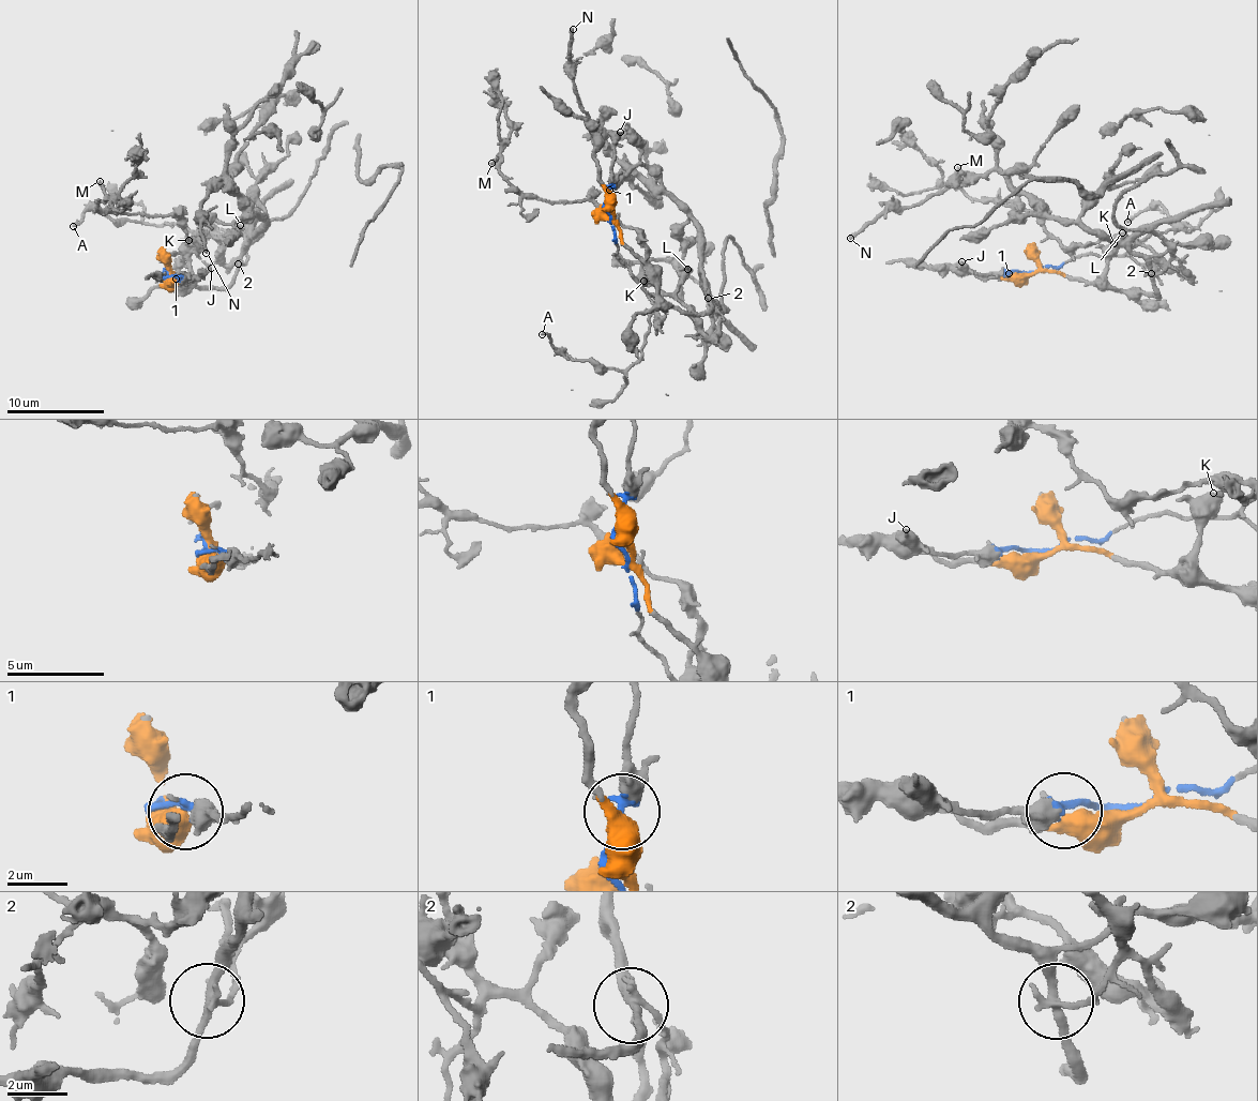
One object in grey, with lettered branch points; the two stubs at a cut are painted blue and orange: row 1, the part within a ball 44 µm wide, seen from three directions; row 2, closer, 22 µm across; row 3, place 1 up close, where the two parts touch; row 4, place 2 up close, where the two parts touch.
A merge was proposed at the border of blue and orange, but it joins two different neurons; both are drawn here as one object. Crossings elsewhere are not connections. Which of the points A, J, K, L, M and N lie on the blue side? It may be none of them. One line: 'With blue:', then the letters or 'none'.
With blue: A, J, L, M

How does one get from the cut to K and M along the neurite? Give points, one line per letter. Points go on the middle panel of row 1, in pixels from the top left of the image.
K: (611, 214), (621, 243), (651, 273), (642, 274), (645, 281)
M: (609, 214), (616, 254), (660, 295), (638, 230), (592, 202), (526, 197), (498, 157), (490, 163)

